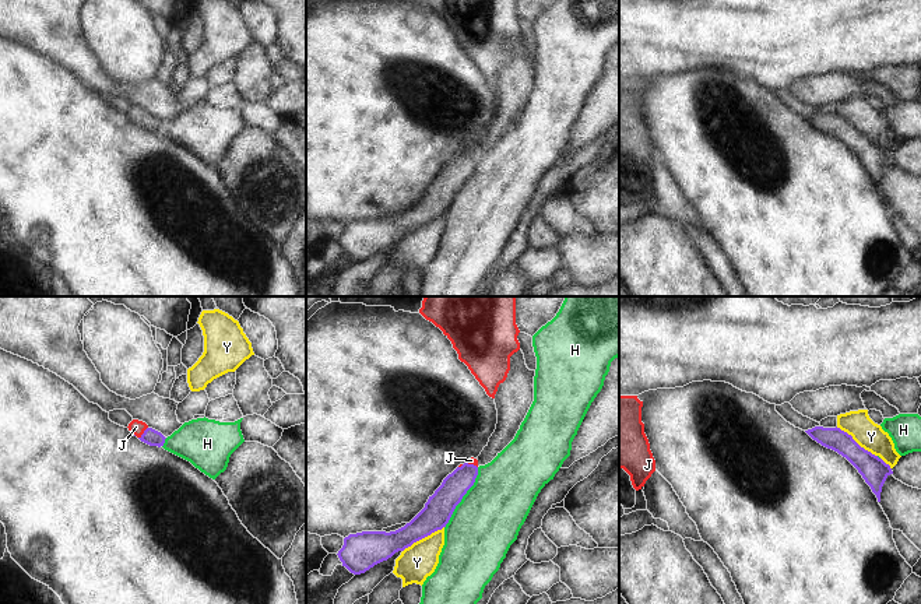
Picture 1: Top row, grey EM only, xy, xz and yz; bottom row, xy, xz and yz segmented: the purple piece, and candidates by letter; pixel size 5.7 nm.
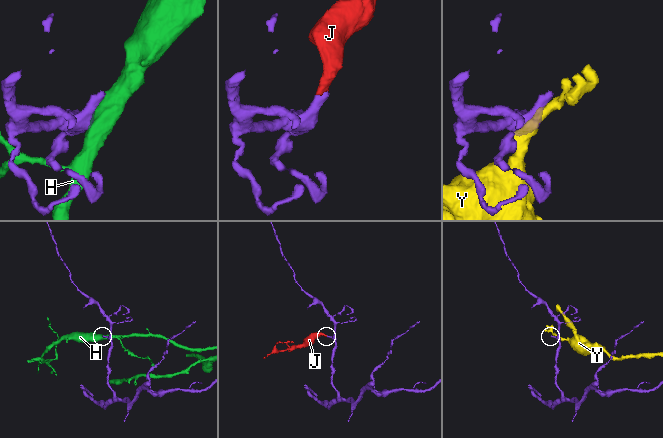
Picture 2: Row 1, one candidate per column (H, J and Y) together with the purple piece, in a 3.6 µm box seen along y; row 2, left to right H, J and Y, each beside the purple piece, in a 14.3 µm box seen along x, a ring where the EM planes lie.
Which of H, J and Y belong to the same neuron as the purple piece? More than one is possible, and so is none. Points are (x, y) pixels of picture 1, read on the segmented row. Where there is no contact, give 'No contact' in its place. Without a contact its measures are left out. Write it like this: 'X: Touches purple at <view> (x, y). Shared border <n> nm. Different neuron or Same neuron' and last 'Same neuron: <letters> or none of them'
H: Touches purple at xz (461, 498). Shared border 400 nm. Different neuron
J: Touches purple at xy (144, 432). Shared border 90 nm. Same neuron
Y: Touches purple at yz (856, 442). Shared border 300 nm. Different neuron
Same neuron: J

